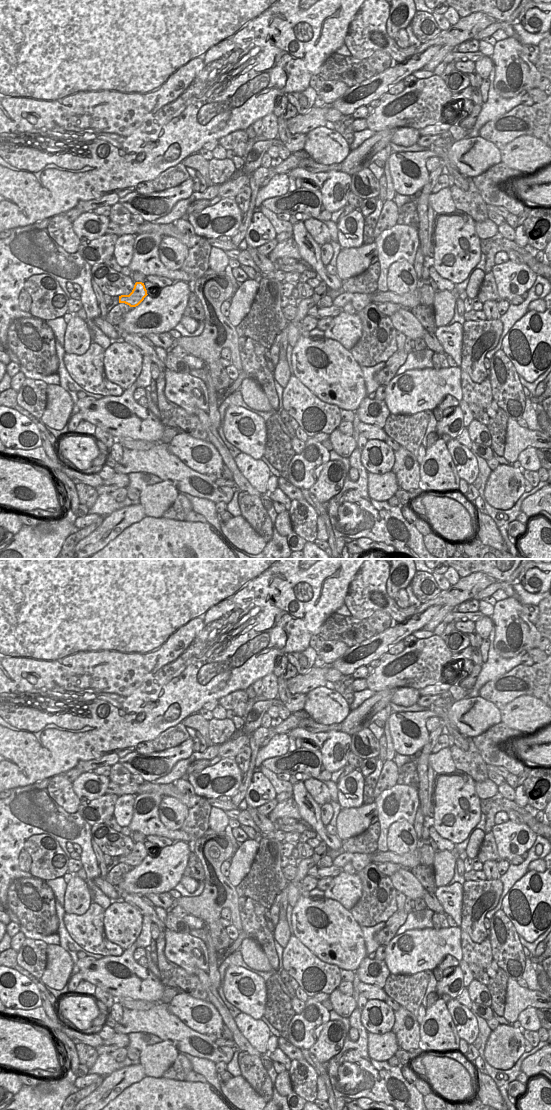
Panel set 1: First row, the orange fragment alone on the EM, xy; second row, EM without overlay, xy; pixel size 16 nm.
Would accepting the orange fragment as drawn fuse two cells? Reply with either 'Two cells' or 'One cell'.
One cell.

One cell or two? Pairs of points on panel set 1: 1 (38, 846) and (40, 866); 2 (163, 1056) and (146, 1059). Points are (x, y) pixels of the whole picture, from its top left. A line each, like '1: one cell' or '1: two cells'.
1: one cell
2: one cell

